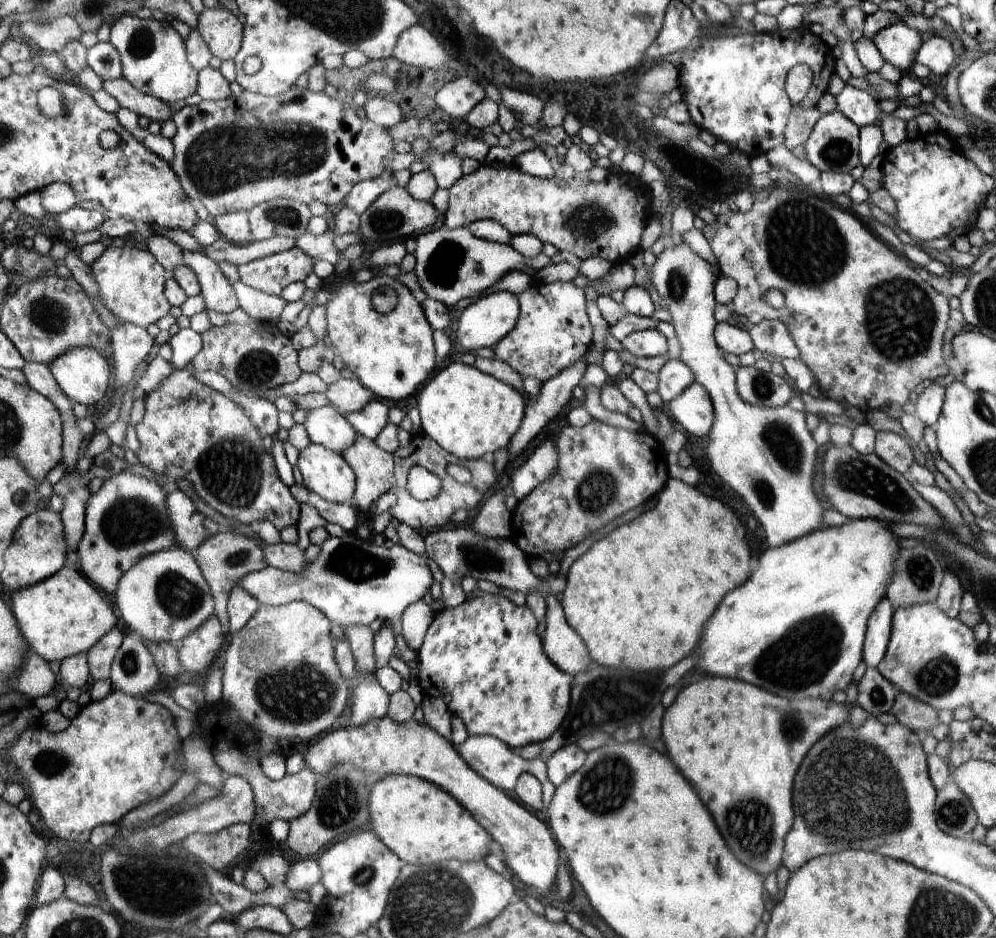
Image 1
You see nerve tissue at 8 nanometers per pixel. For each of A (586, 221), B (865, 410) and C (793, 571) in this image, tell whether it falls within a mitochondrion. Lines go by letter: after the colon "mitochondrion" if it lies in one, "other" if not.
A: mitochondrion
B: other
C: other

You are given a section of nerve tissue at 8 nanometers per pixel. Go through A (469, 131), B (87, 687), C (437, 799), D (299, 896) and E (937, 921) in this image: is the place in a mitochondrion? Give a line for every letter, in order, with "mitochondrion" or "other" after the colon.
A: other
B: other
C: other
D: other
E: mitochondrion

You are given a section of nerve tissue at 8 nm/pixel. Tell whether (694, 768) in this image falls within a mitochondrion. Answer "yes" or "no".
no

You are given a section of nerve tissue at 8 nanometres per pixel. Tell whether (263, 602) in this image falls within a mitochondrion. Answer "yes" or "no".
no

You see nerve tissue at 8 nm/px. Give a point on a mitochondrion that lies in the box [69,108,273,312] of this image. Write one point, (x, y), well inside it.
(208, 170)

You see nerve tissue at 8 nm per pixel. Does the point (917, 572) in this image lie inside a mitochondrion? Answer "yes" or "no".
yes

